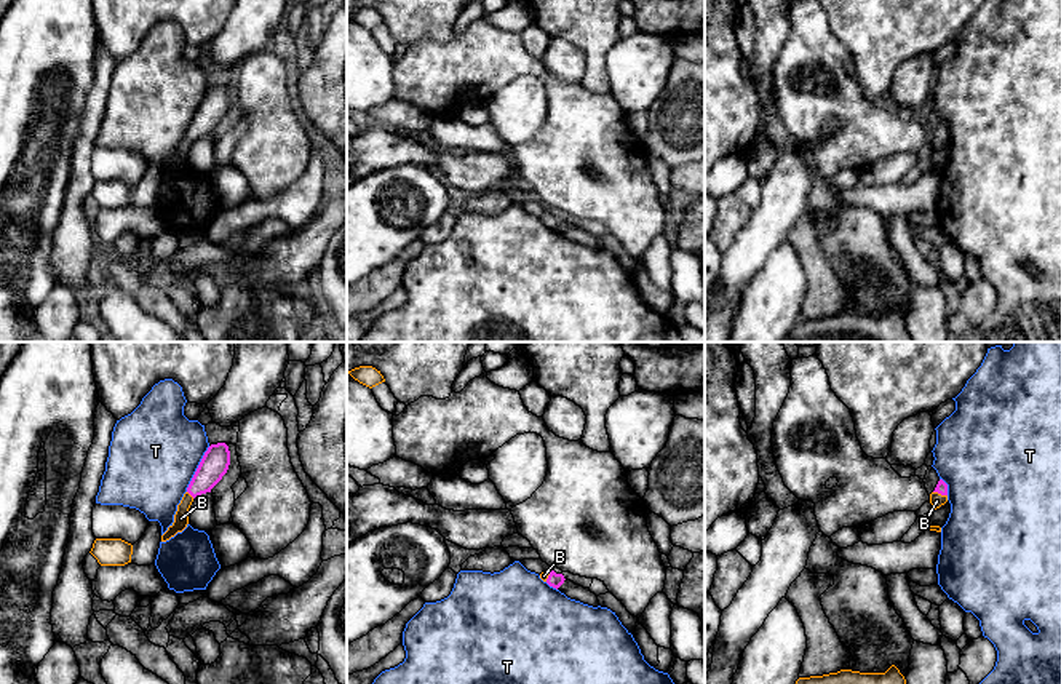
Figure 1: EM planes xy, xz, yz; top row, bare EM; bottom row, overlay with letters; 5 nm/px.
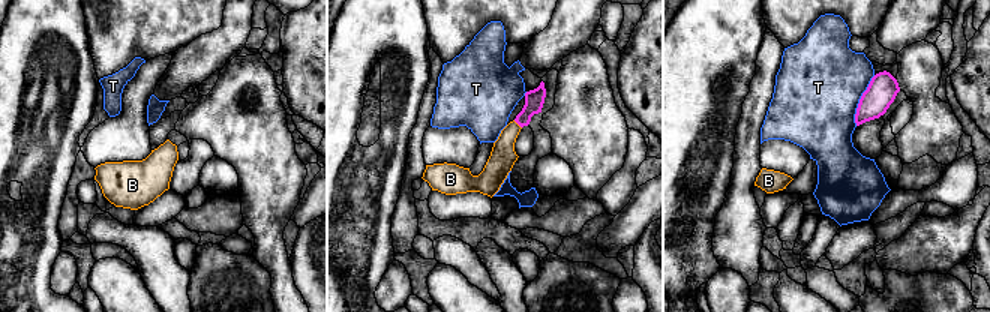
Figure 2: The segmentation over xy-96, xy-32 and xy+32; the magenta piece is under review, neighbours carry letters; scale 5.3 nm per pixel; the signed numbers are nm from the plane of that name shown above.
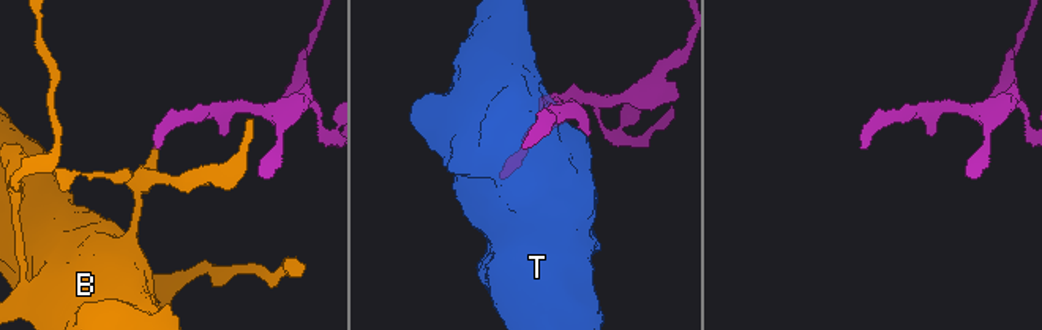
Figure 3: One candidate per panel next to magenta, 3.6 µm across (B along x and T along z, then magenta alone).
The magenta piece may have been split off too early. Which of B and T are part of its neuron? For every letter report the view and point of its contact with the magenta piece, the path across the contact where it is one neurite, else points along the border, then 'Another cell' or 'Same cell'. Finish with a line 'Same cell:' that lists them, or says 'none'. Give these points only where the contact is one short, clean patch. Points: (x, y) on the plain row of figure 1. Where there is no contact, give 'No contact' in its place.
B: Touches magenta at yz (940, 135). Path across: yz (941, 130), (940, 135), (937, 143). Same cell
T: Touches magenta at xy (197, 111). Another cell
Same cell: B

